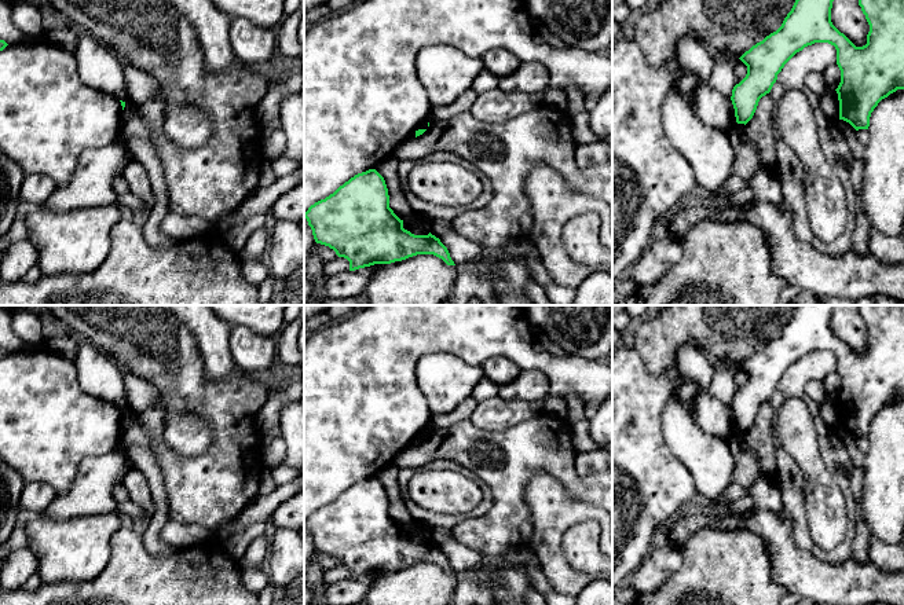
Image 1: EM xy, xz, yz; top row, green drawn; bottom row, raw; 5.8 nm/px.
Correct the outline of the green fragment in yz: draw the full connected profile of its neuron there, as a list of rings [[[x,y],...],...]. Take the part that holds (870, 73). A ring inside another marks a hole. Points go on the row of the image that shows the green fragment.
[[[795,0],[782,26],[753,45],[739,59],[747,66],[746,77],[732,89],[732,104],[738,124],[747,124],[762,96],[771,92],[784,65],[805,47],[828,43],[837,50],[841,82],[835,89],[839,100],[839,120],[856,131],[868,129],[870,117],[878,103],[897,89],[904,89],[904,0],[859,0],[870,25],[867,44],[856,47],[831,22],[834,0]]]

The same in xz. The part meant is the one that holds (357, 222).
[[[369,169],[311,205],[304,213],[316,243],[329,246],[349,261],[349,271],[391,264],[417,254],[433,254],[455,265],[447,248],[432,235],[414,235],[403,228],[389,208],[384,177]]]

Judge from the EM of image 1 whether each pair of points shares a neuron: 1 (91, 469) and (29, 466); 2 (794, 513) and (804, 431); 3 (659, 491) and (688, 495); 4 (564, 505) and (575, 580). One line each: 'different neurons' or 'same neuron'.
1: different neurons
2: different neurons
3: same neuron
4: same neuron

